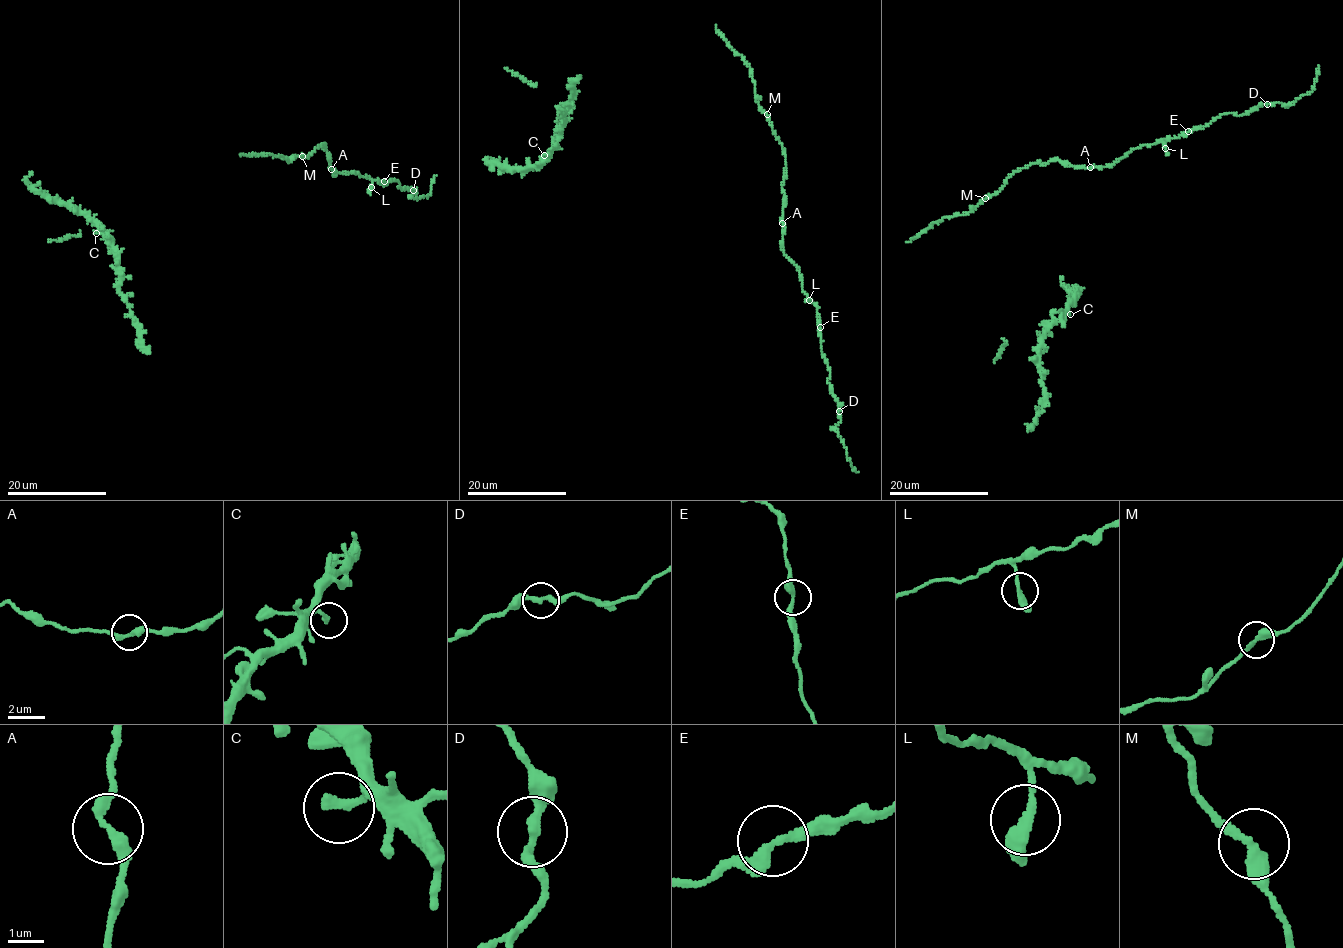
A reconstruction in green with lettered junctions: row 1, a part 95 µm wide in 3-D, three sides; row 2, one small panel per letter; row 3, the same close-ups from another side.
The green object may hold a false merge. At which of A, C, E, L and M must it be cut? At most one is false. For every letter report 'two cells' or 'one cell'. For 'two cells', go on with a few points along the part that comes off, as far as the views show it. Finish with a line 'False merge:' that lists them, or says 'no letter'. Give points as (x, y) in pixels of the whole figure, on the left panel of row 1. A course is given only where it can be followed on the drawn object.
A: one cell
C: one cell
E: one cell
L: one cell
M: one cell
False merge: no letter

